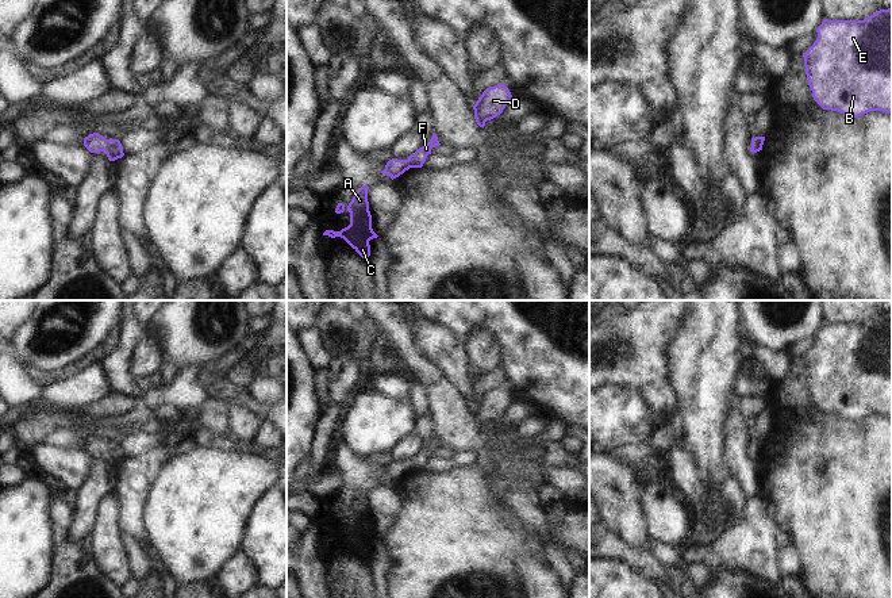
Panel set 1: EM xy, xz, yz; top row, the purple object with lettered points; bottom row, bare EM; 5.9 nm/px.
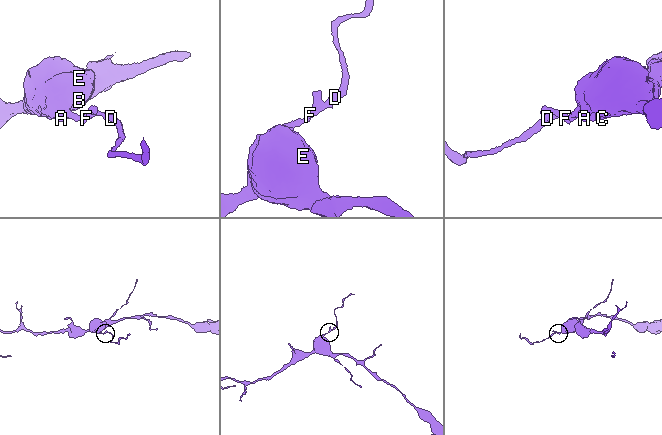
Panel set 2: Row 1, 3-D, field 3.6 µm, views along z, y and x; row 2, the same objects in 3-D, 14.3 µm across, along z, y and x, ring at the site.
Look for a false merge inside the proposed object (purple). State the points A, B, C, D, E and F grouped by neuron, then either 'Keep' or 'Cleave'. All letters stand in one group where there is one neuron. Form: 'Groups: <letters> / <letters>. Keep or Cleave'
Groups: A B C D E F. Keep.

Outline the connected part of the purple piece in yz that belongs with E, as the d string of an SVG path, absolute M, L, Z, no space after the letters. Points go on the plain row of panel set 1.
M892 311L864 323L824 322L816 336L816 344L803 356L814 403L823 413L853 421L870 414L892 418Z

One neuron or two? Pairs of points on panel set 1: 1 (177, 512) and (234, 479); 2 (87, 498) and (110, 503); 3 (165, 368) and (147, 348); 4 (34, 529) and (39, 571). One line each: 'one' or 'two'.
1: one
2: two
3: two
4: one

